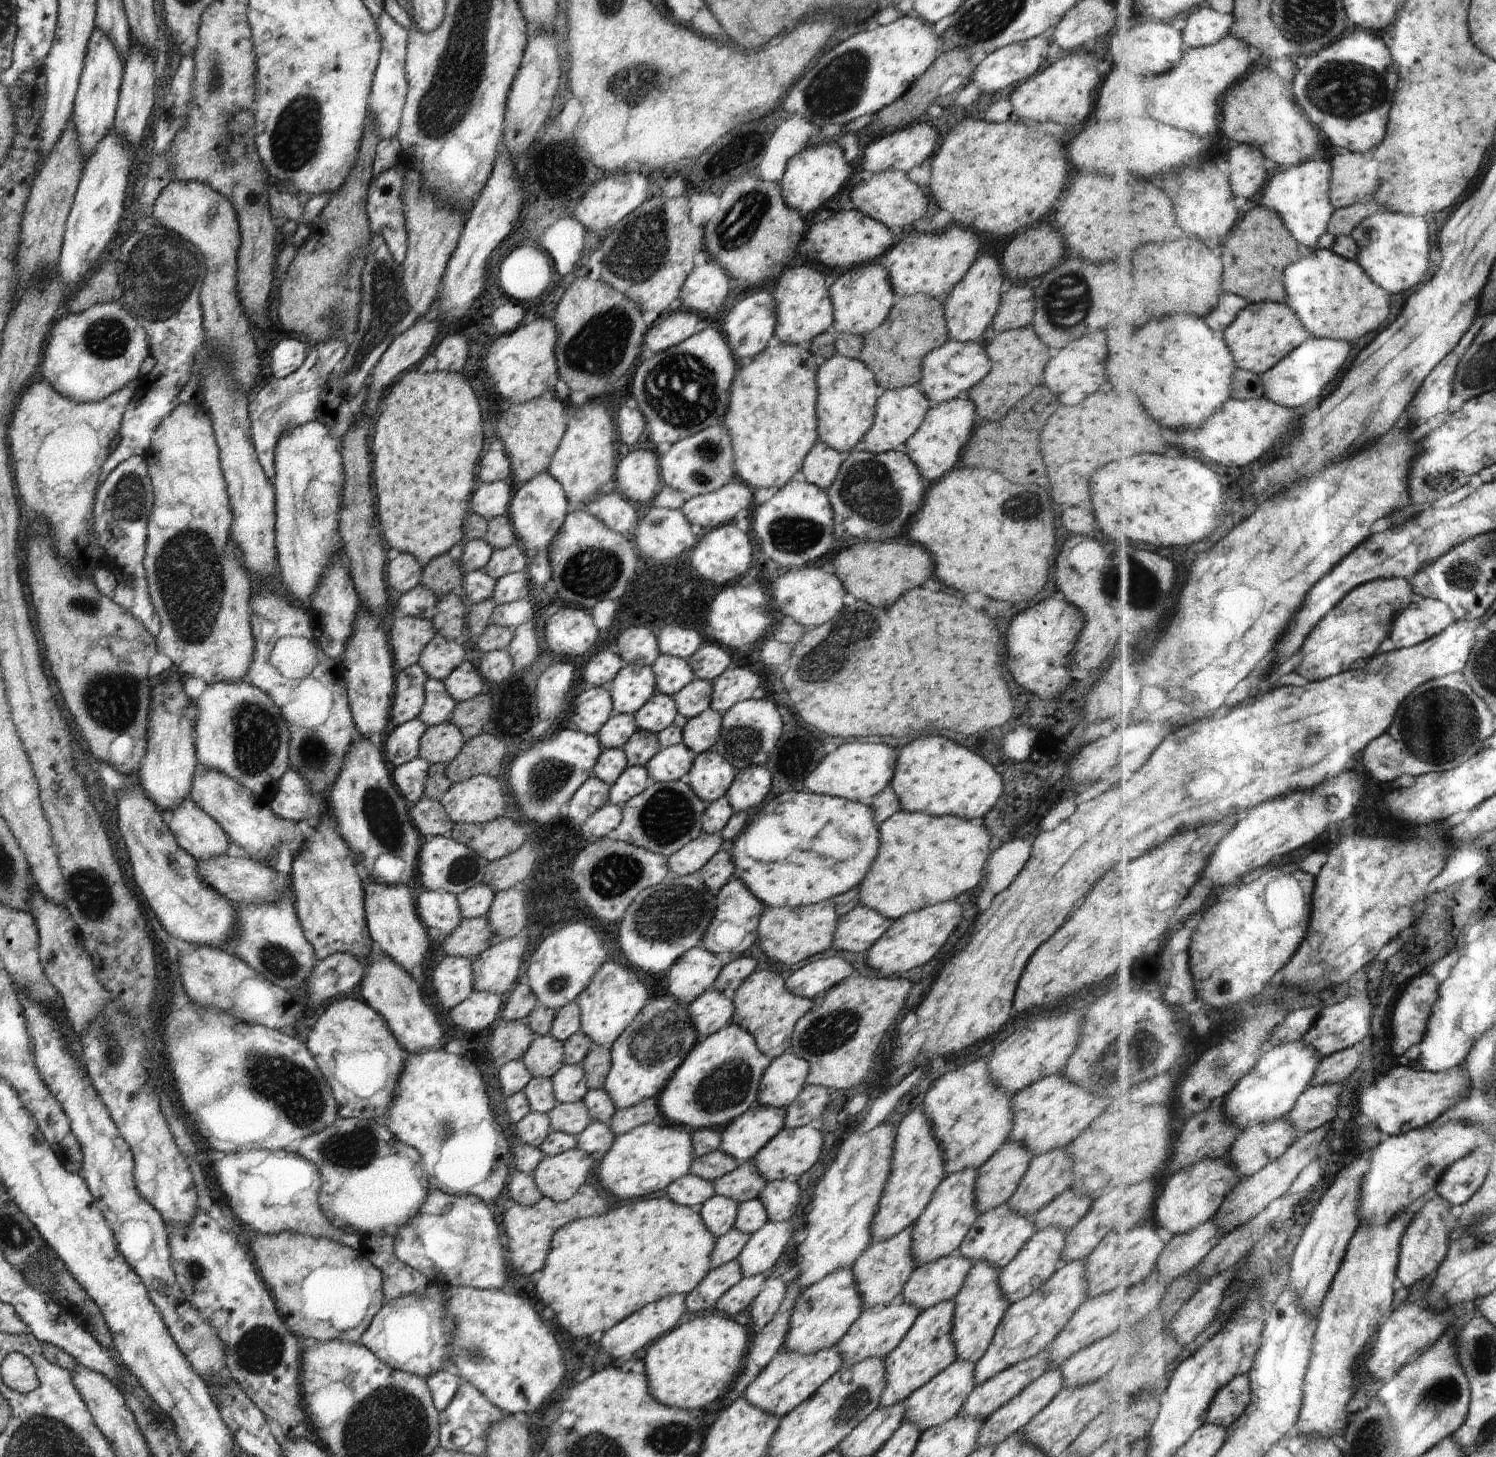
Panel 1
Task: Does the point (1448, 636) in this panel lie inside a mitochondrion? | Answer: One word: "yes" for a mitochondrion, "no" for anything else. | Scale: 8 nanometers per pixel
no

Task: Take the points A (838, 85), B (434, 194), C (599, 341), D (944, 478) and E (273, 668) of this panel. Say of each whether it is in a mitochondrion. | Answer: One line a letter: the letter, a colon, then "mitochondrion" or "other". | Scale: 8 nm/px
A: mitochondrion
B: other
C: mitochondrion
D: other
E: other

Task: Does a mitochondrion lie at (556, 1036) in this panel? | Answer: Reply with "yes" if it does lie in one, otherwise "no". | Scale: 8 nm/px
no

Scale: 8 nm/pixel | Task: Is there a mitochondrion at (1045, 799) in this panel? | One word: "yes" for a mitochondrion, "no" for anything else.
no

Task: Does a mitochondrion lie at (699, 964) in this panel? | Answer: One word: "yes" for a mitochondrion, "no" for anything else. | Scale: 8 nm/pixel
no

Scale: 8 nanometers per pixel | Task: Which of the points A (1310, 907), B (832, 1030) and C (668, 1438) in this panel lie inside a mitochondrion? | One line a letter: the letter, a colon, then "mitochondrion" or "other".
A: other
B: mitochondrion
C: mitochondrion

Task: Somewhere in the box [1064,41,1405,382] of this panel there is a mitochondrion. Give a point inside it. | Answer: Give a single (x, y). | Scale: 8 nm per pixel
(1350, 91)

